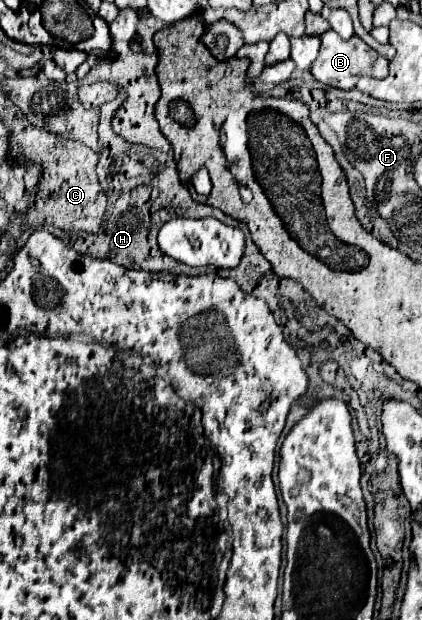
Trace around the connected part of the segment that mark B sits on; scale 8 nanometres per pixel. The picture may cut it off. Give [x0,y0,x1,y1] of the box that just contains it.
[312,31,388,89]

